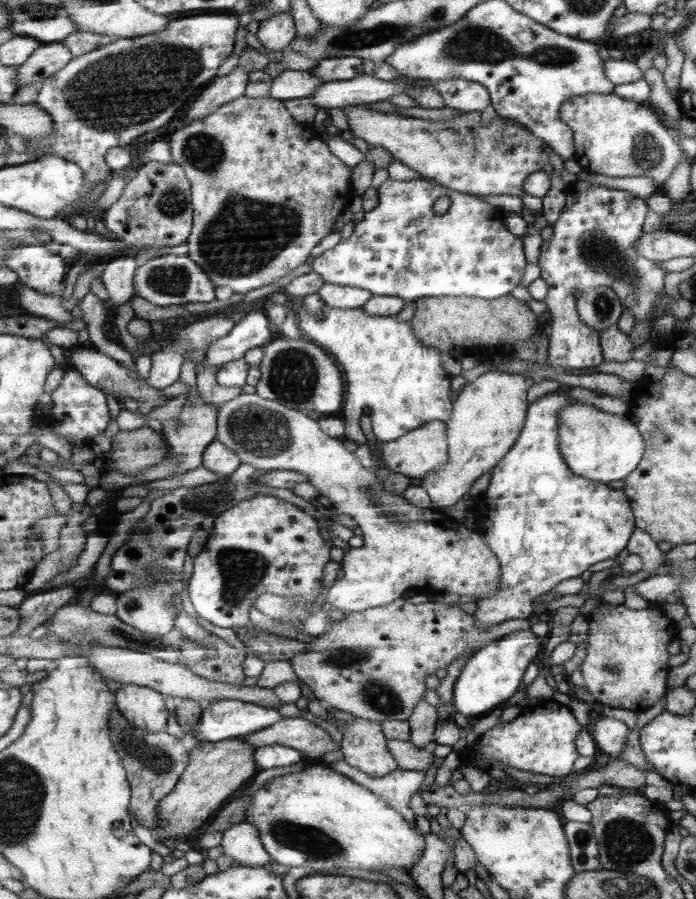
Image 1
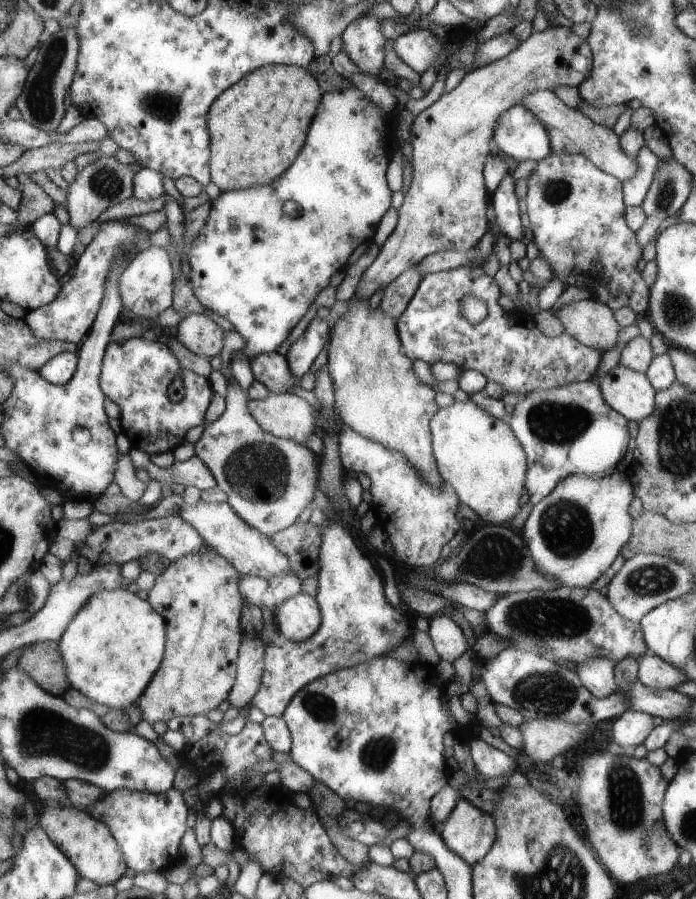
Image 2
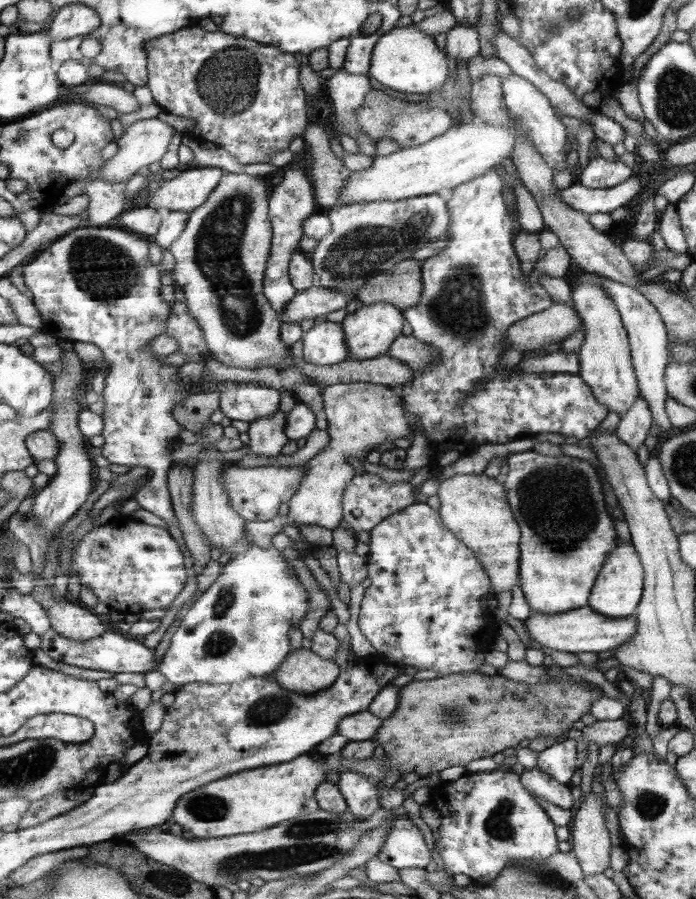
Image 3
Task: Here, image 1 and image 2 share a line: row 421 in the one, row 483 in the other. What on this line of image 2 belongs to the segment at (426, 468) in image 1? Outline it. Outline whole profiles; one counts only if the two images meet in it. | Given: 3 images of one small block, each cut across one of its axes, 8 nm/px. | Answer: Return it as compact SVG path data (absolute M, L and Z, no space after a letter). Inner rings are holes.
M352 297L348 301L346 316L333 321L335 326L331 342L328 344L328 358L324 366L332 378L337 417L339 422L350 426L356 434L407 455L408 462L415 466L424 479L440 486L444 480L435 461L434 440L431 438L431 420L439 412L434 399L436 391L414 372L413 361L403 350L399 338L397 320L384 314L380 309L370 308L368 301Z

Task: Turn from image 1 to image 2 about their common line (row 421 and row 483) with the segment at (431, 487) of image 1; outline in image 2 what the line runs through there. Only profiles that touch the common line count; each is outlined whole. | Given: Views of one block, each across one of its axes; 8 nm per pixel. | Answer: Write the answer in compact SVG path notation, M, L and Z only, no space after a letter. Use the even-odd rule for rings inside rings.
M456 401L439 412L431 420L431 438L434 440L435 461L444 482L448 482L459 494L460 502L472 508L483 524L504 525L520 510L520 498L524 494L524 480L527 480L527 456L523 444L506 419L488 414L478 403Z

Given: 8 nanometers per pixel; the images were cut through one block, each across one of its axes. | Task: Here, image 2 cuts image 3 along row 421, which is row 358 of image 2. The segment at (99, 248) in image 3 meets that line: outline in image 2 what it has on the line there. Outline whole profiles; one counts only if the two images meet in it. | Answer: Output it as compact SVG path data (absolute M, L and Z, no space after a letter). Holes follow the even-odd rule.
M152 336L110 342L103 358L99 383L108 399L120 407L121 430L130 440L131 448L150 456L174 451L184 442L190 428L205 427L205 412L215 393L209 378L188 370L170 347ZM178 378L182 380L186 394L180 402L172 402L168 390Z

